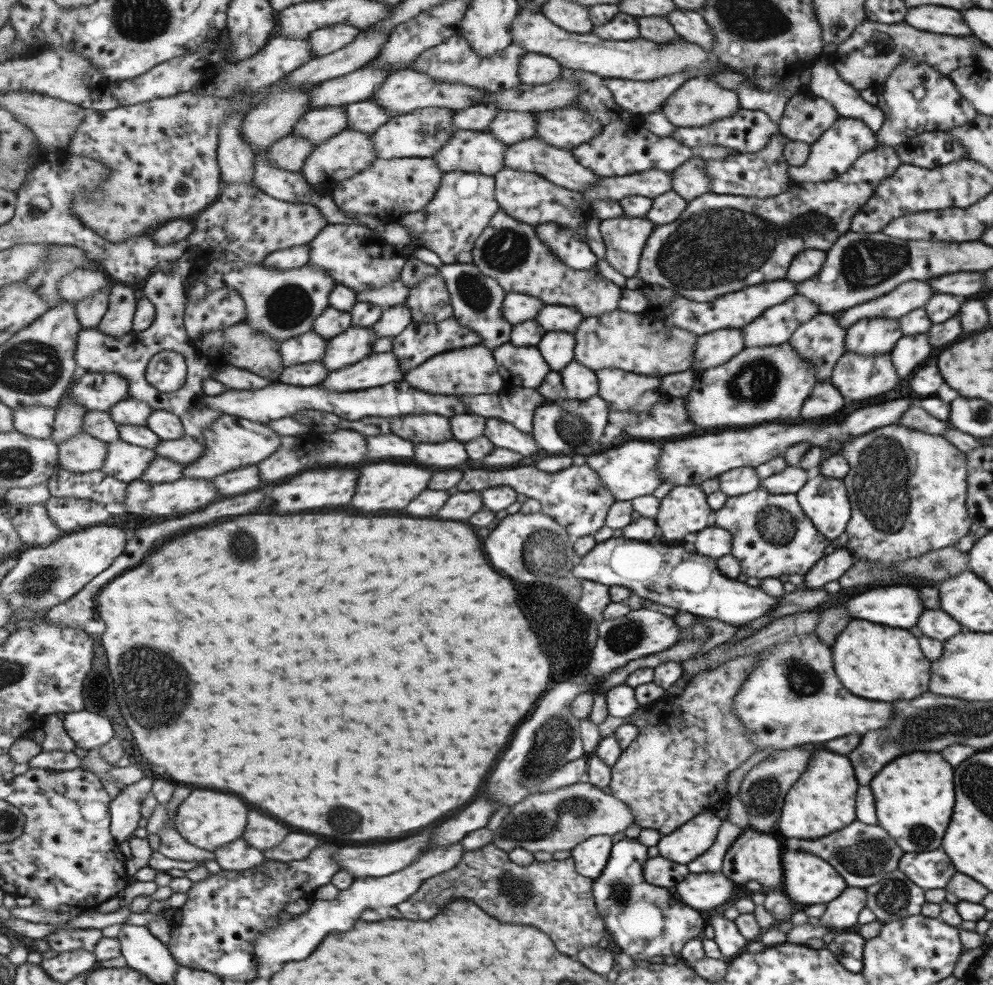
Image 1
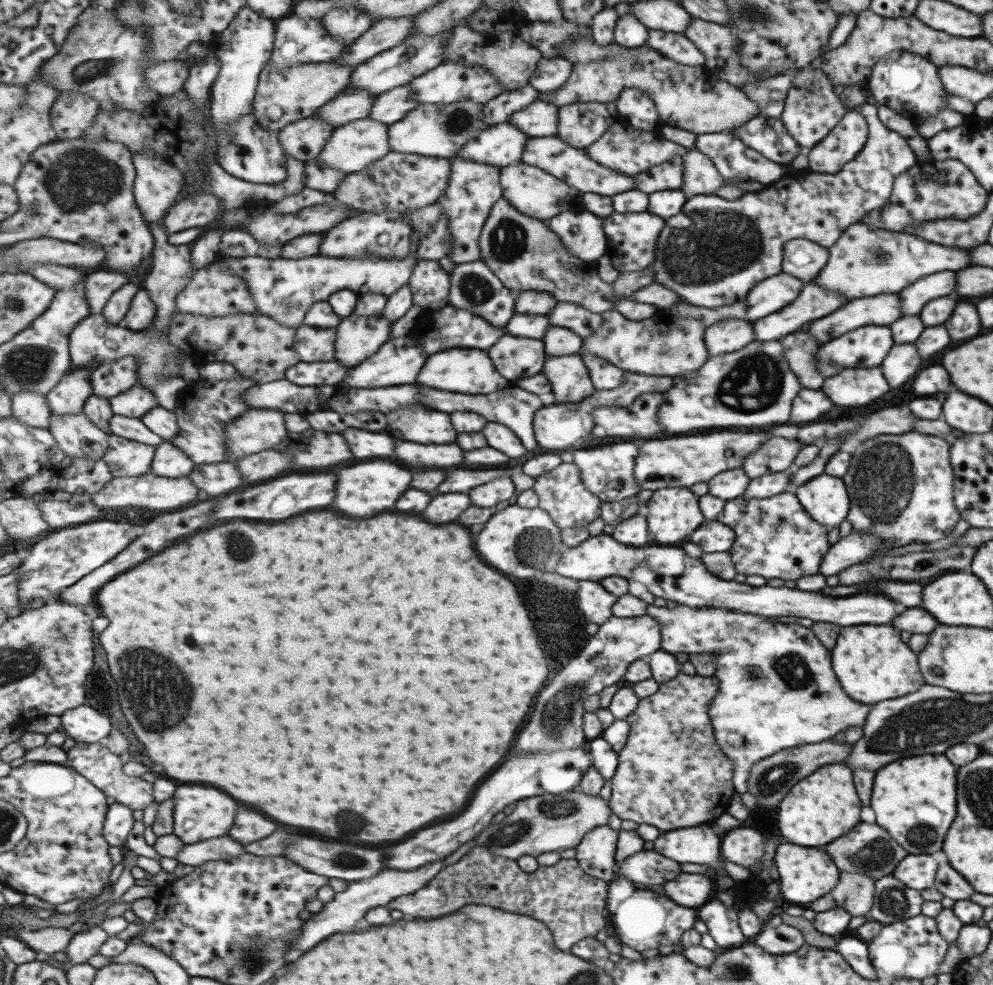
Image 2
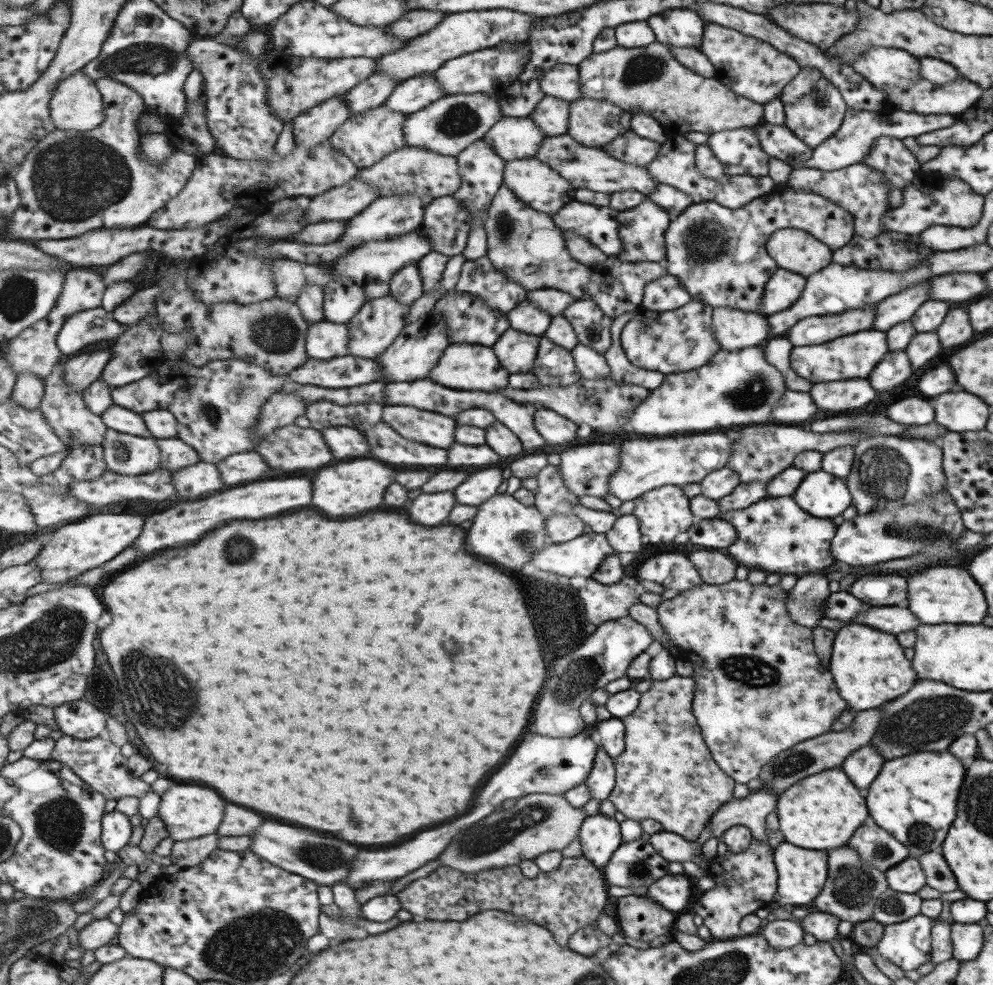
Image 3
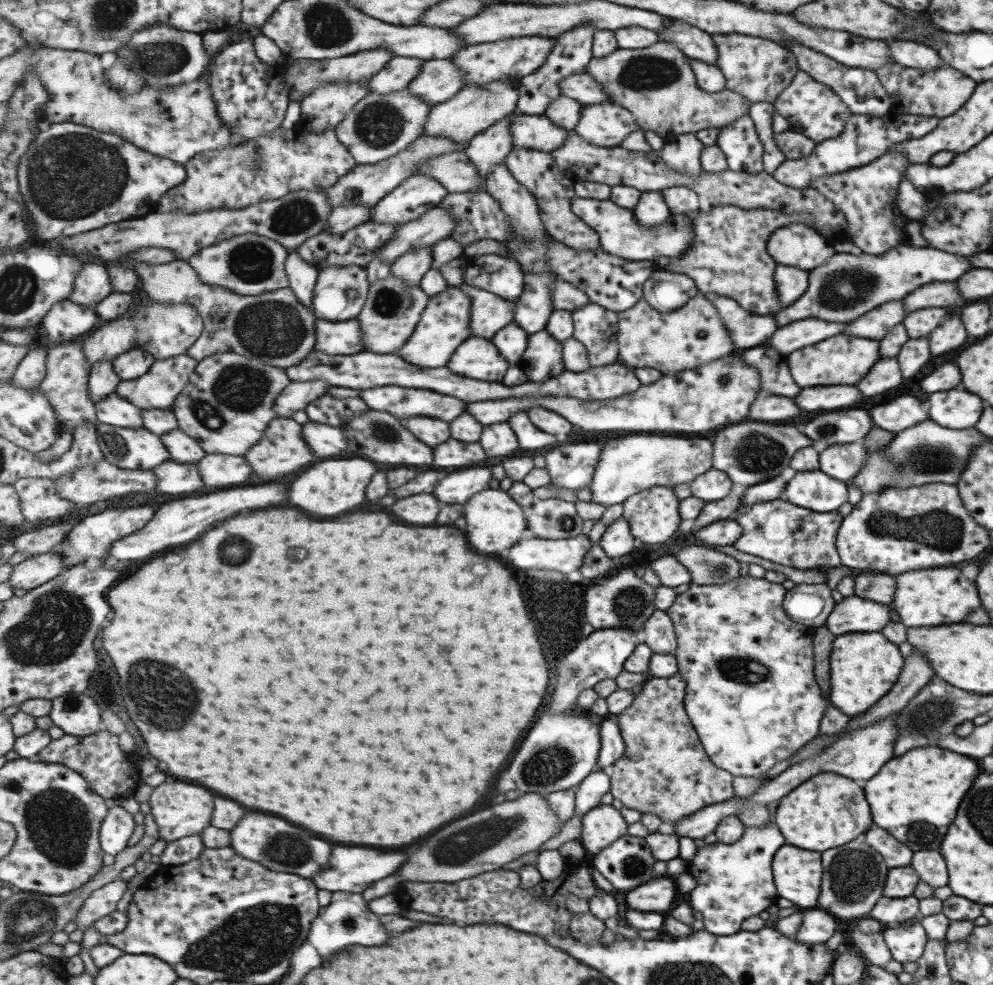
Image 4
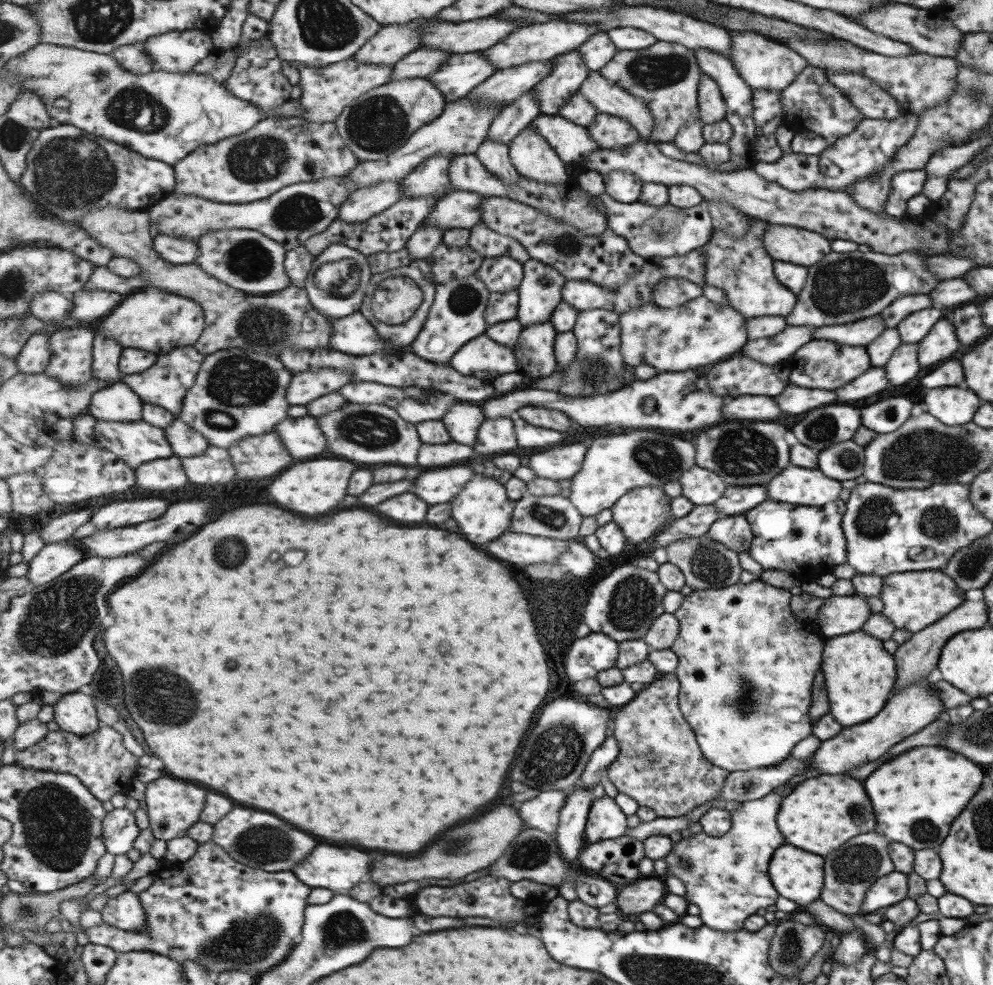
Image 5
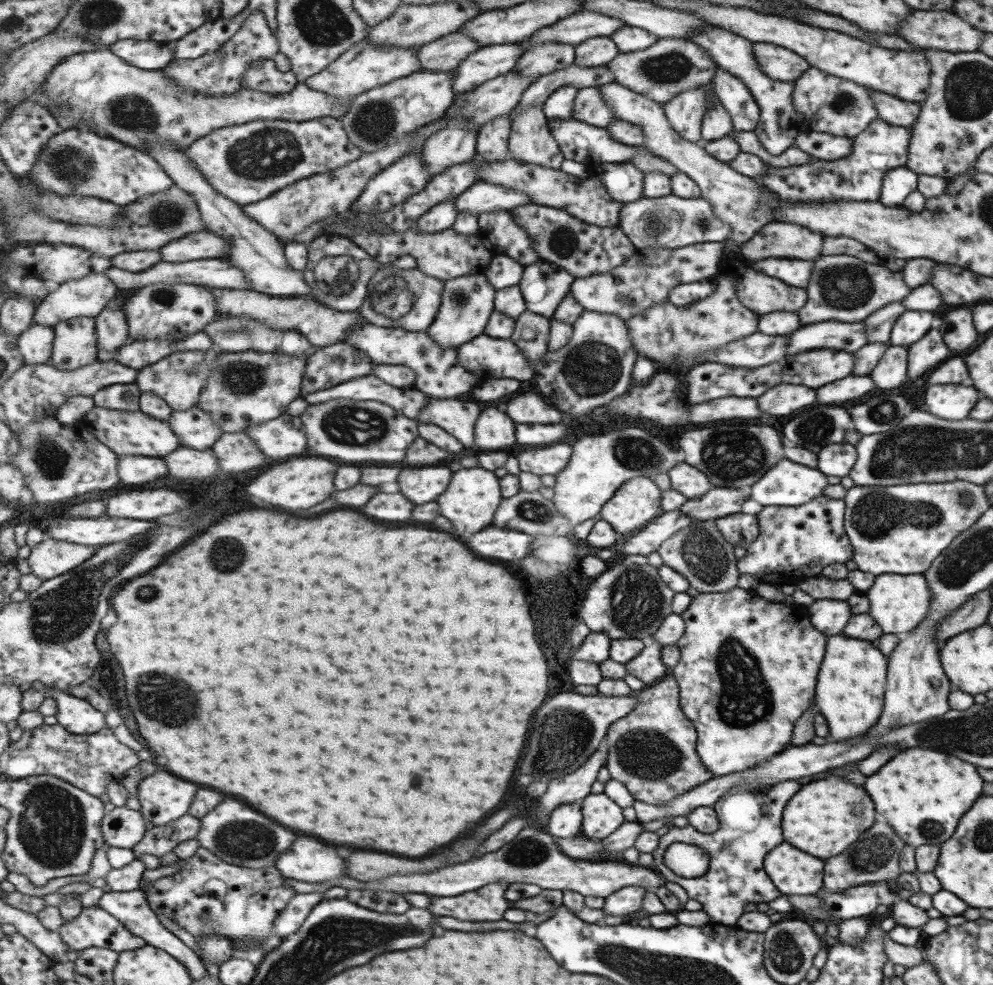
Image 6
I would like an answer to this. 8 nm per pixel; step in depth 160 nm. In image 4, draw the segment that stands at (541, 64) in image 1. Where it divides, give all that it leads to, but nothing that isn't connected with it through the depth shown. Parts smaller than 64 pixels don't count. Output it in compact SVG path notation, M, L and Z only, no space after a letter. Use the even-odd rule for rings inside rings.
M574 74L564 78L560 82L563 96L568 96L584 105L596 105L603 103L615 103L606 93L603 85L591 76L591 74Z

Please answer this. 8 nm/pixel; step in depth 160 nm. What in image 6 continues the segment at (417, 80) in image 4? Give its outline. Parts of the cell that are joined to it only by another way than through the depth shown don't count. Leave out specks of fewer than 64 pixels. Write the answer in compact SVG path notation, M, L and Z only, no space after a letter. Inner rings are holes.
M522 43L481 47L455 69L454 90L468 93L489 80L515 70L525 53Z

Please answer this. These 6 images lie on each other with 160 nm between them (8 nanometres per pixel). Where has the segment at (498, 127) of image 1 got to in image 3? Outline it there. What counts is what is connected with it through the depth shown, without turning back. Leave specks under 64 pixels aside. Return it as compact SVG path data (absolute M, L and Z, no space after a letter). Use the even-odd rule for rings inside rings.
M546 95L530 117L547 137L557 137L569 132L570 110L571 102Z

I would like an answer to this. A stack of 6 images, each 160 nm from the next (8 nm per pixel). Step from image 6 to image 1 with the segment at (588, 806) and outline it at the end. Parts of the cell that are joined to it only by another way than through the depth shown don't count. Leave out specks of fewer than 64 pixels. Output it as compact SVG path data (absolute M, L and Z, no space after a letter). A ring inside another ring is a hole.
M606 834L589 837L572 851L571 856L577 863L577 868L582 875L598 879L606 869L612 857L614 847L613 838Z

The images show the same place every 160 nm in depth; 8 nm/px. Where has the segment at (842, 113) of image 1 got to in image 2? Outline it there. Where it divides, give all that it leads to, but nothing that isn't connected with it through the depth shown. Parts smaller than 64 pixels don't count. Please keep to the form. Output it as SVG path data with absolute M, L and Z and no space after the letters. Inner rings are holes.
M833 87L847 111L858 112L865 119L868 137L863 148L835 174L809 173L797 178L783 175L765 186L759 193L745 193L739 198L724 199L719 193L711 195L693 195L685 203L679 216L666 219L665 230L660 234L656 246L656 261L651 265L656 282L675 291L685 301L703 308L717 308L741 301L752 286L763 278L781 272L782 250L784 244L792 238L805 238L829 248L840 237L840 233L859 222L870 210L883 206L889 198L893 179L905 169L917 164L916 156L905 139L898 133L887 130L877 119L874 105L863 103L851 106L848 100Z

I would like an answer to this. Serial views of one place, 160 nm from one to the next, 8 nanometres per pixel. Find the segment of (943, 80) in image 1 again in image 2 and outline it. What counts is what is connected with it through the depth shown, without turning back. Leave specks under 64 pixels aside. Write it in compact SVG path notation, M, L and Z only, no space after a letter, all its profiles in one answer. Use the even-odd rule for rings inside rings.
M893 51L877 61L868 76L868 92L877 104L895 110L903 118L914 124L924 115L935 116L940 110L946 109L946 94L943 88L938 67L917 54Z

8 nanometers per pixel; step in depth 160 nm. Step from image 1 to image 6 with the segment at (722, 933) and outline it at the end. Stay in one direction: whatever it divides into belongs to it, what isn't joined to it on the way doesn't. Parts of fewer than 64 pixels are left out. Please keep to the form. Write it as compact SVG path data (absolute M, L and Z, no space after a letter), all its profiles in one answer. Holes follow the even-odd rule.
M782 780L761 788L730 788L717 804L713 805L719 824L711 834L702 834L695 827L673 827L660 837L660 845L652 853L653 869L661 873L669 882L680 885L693 900L701 904L701 910L709 916L712 922L723 926L735 925L741 914L745 913L747 904L771 902L779 896L775 886L769 882L765 870L766 854L781 838L781 810L785 802L799 790L795 780ZM675 842L685 842L700 846L708 856L708 869L697 878L685 878L665 866L663 856L667 848Z

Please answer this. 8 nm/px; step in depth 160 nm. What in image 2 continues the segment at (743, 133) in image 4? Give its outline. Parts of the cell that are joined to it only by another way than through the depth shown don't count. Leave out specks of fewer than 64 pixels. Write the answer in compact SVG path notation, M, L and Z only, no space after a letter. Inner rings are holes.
M715 132L700 134L696 137L696 148L701 151L717 169L717 172L724 179L755 179L757 182L768 186L773 181L786 175L784 165L780 165L764 156L757 151L747 148L739 139L731 132Z

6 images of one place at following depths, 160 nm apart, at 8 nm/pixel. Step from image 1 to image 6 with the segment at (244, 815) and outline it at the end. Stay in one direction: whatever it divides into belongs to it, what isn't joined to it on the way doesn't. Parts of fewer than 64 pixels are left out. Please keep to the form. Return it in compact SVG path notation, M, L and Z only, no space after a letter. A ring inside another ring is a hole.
M154 768L154 772L141 778L137 797L146 820L154 826L165 826L192 810L197 790L197 784L185 782L169 772L157 772Z

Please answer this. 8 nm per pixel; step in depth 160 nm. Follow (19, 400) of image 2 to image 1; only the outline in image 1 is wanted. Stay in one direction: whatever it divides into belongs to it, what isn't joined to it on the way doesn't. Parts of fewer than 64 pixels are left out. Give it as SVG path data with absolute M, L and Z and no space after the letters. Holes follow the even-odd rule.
M22 406L14 409L16 430L34 436L49 438L55 429L57 410L48 406Z

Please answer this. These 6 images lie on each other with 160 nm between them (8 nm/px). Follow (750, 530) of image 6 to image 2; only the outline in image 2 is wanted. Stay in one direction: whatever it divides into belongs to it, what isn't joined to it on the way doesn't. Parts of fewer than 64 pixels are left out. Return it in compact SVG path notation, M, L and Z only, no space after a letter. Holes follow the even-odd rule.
M706 521L689 537L691 543L700 547L701 552L725 552L735 541L735 532L731 527L719 521Z

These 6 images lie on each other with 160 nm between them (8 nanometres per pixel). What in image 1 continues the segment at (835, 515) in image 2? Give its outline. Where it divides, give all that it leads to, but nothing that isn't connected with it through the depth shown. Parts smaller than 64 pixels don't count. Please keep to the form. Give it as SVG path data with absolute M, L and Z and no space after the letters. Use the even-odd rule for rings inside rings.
M819 473L807 480L795 497L803 514L825 539L835 541L845 531L851 506L842 480Z

